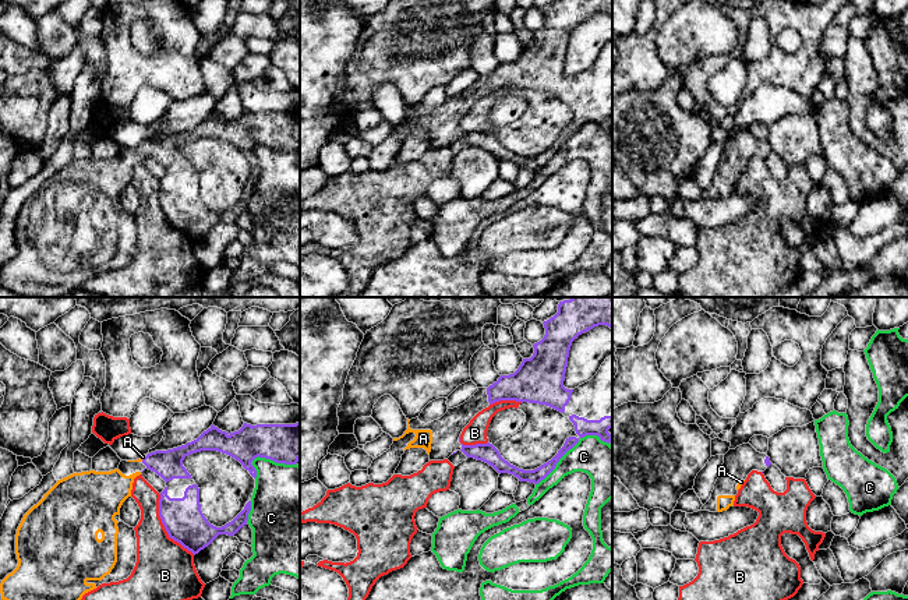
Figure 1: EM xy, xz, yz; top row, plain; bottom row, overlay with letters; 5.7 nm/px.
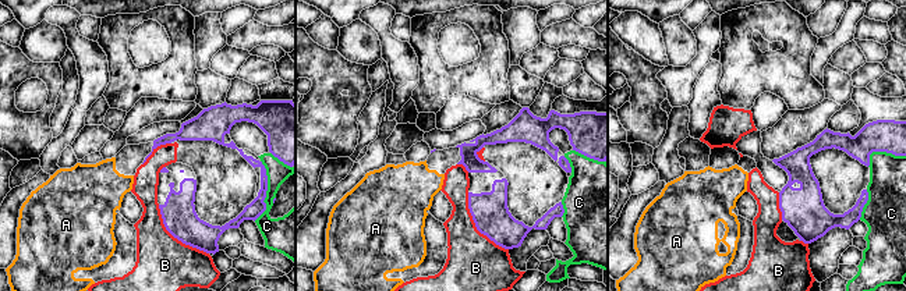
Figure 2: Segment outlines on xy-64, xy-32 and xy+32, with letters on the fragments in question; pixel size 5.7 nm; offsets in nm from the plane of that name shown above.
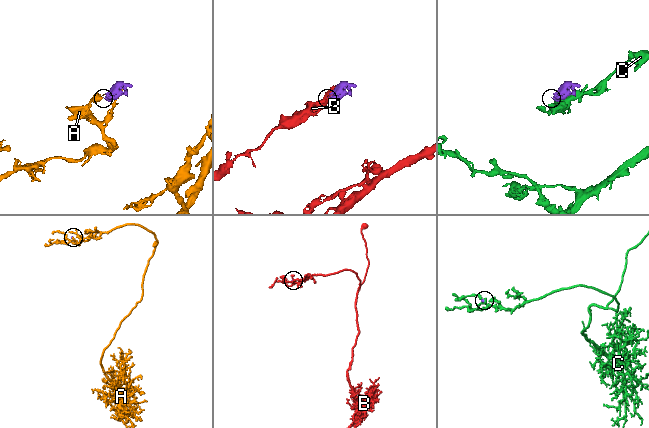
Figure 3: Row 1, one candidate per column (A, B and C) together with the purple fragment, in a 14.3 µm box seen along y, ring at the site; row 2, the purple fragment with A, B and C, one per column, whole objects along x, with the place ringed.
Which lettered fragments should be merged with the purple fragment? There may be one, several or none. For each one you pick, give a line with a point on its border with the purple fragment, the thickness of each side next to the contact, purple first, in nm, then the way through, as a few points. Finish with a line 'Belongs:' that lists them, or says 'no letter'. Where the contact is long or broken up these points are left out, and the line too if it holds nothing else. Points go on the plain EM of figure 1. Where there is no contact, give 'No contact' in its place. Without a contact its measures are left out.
A: Touches purple at xy (142, 147). Thickness 160 nm (purple) against 20 nm
Belongs: A

